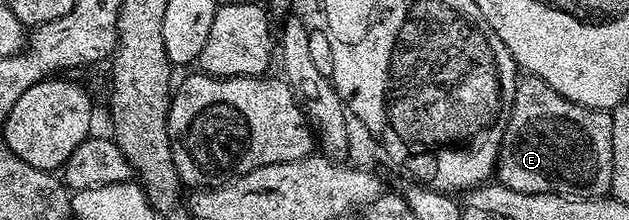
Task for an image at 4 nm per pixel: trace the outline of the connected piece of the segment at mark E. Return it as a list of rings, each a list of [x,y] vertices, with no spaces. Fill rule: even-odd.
[[[525,74],[517,82],[506,133],[496,158],[495,178],[519,193],[550,193],[577,199],[604,197],[612,189],[612,116],[562,97],[537,75]]]

